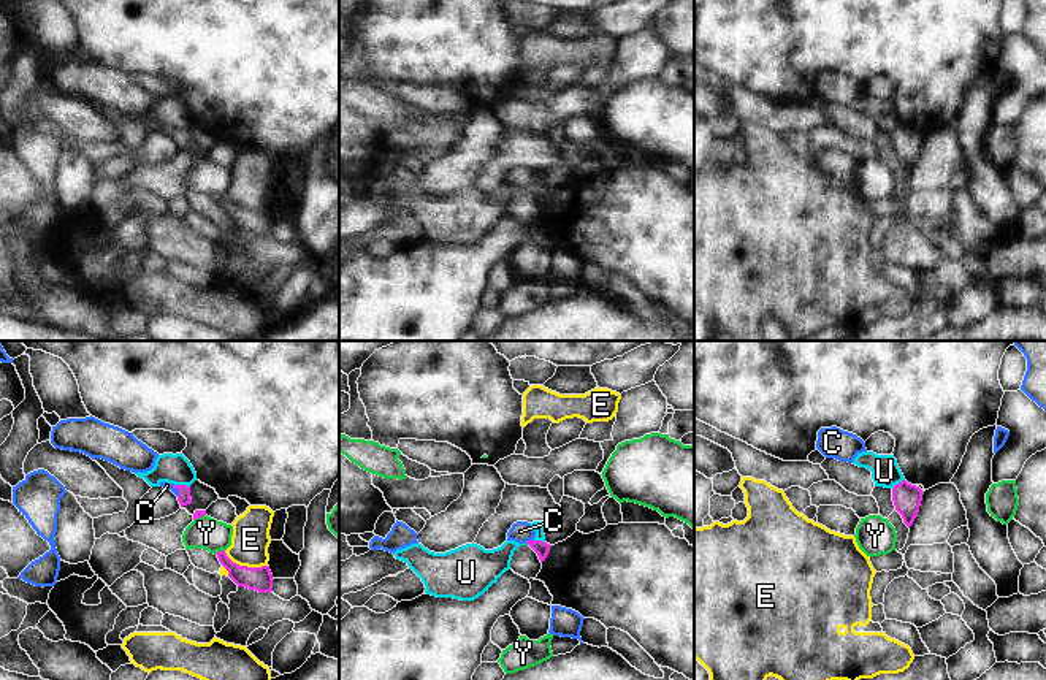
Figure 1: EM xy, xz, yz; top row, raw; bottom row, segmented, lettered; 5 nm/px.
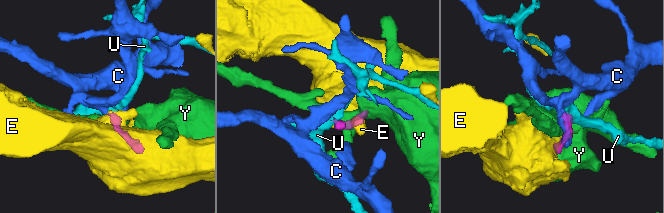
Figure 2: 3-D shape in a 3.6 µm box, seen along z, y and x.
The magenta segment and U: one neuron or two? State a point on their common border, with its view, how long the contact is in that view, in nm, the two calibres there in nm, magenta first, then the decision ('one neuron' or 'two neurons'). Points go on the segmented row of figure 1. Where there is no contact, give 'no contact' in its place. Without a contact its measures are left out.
xy (183, 485) | 80 nm | 70/150 nm | two neurons

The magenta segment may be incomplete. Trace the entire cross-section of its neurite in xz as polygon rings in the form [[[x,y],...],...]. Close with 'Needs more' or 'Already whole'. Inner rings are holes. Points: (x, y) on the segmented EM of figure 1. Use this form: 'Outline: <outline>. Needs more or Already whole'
Outline: [[[517,521],[507,533],[507,541],[515,541],[518,544],[528,544],[539,556],[540,563],[545,561],[550,544],[536,541],[536,531],[531,528],[528,521]]]. Needs more.

